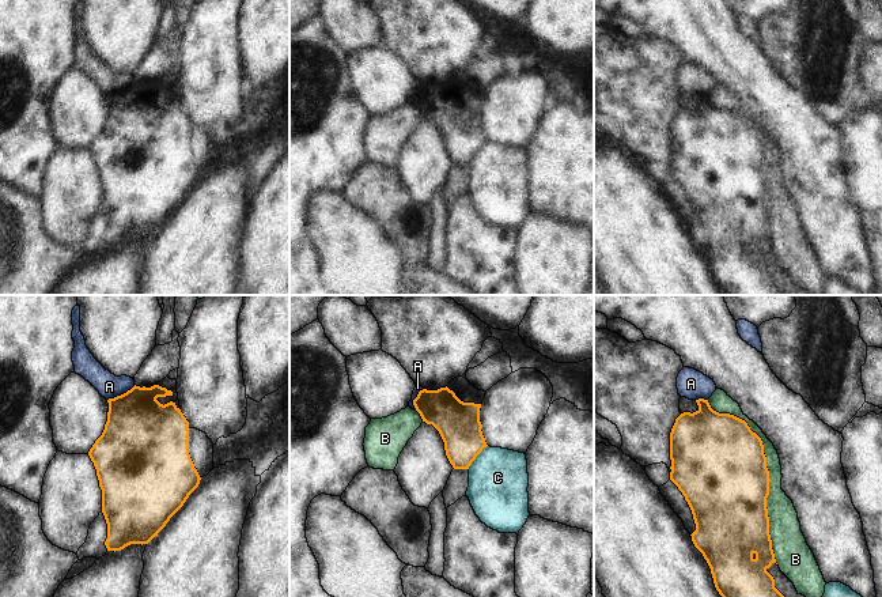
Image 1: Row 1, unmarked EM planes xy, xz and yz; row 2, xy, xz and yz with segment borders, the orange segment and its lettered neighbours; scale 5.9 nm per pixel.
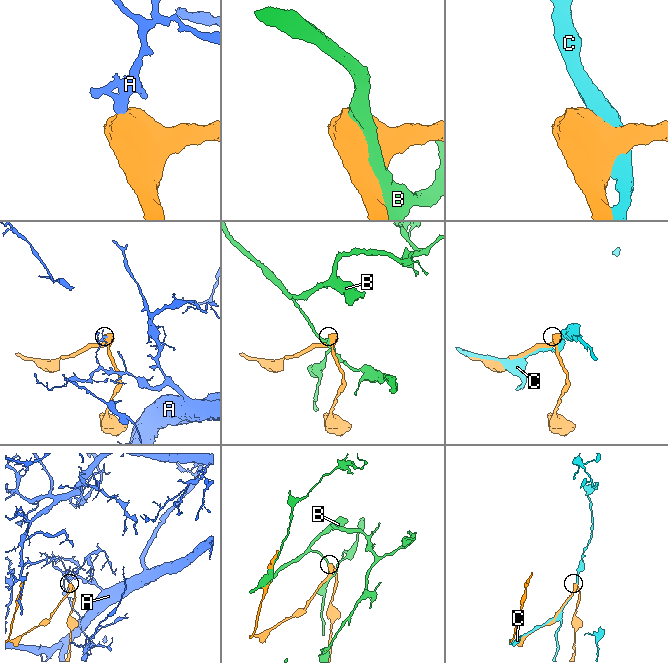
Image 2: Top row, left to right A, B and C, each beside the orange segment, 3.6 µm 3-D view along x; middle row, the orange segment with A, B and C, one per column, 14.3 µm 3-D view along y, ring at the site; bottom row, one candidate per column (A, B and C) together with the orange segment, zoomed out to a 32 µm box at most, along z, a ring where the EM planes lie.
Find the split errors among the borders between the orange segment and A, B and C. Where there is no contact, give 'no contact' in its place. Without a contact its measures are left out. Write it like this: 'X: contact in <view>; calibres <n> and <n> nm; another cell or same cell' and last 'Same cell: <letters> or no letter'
A: contact in xy; calibres 420 and 140 nm; another cell
B: contact in yz; calibres 500 and 160 nm; another cell
C: contact in xz; calibres 260 and 360 nm; another cell
Same cell: no letter

